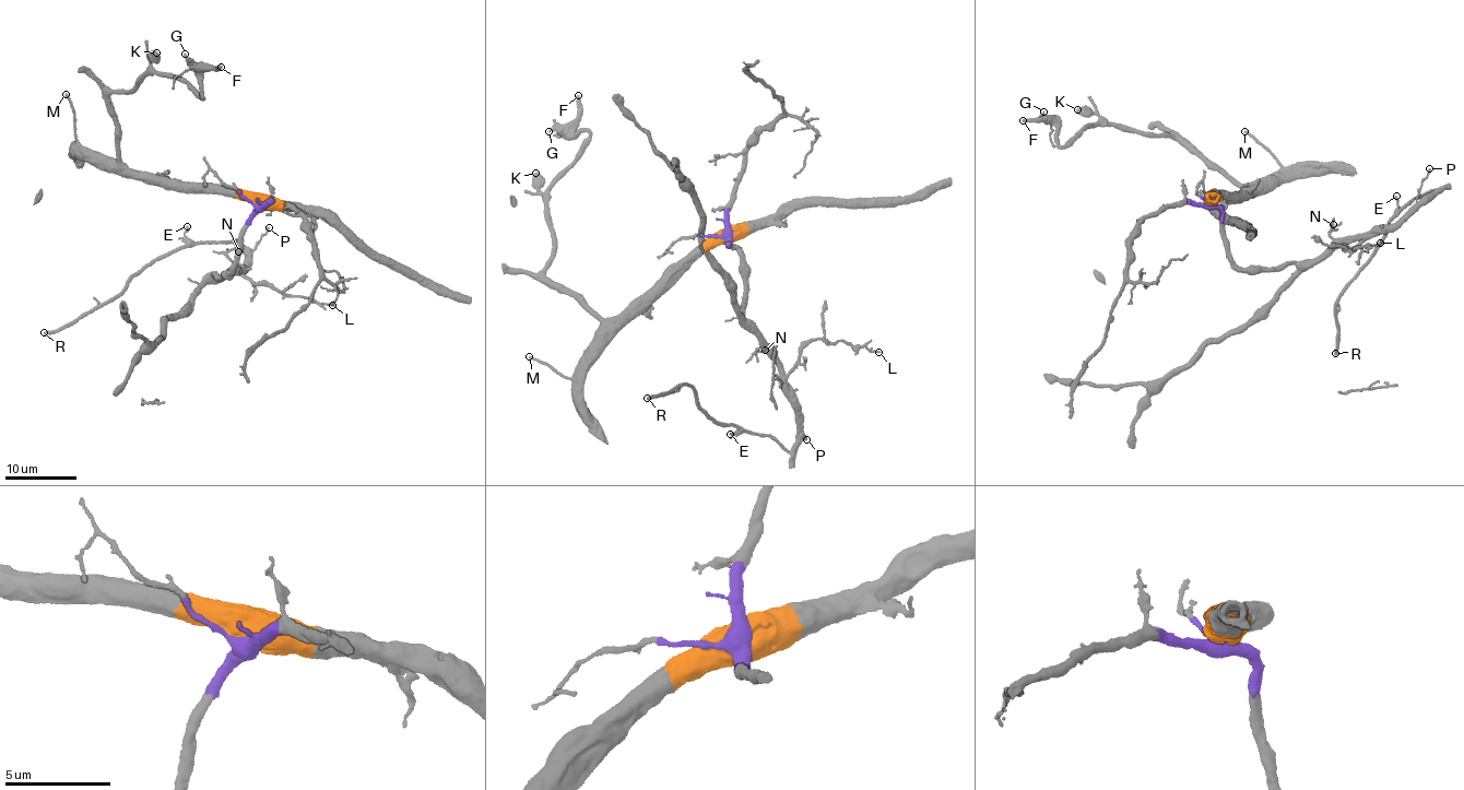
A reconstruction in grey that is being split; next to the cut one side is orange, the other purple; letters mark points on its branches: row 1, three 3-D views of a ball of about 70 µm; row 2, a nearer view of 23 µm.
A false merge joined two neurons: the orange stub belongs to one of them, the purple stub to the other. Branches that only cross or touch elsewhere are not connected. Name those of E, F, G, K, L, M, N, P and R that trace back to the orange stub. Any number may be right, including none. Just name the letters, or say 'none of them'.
F, G, K, M

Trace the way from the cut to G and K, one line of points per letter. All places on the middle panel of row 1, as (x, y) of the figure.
G: (724, 234), (603, 319), (544, 273), (553, 246), (547, 186), (576, 158), (588, 132), (548, 131)
K: (724, 234), (699, 246), (632, 305), (603, 319), (545, 276), (553, 228), (534, 173)

